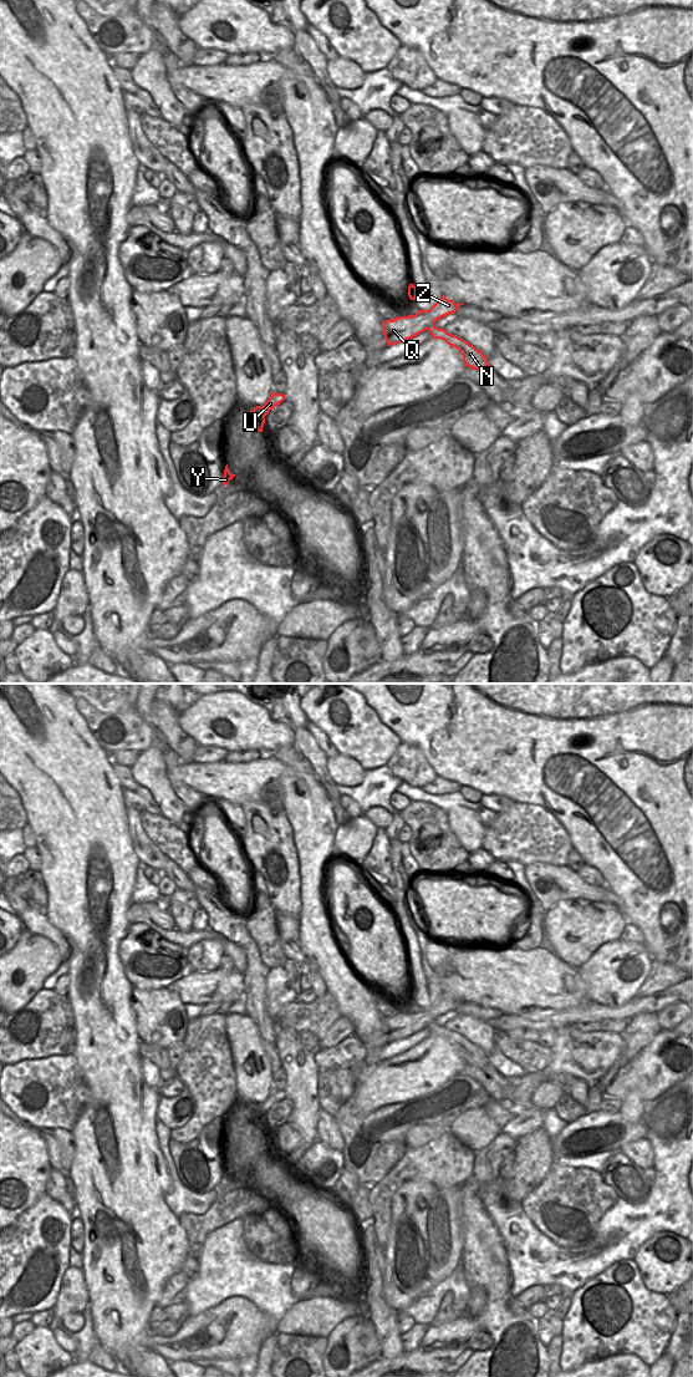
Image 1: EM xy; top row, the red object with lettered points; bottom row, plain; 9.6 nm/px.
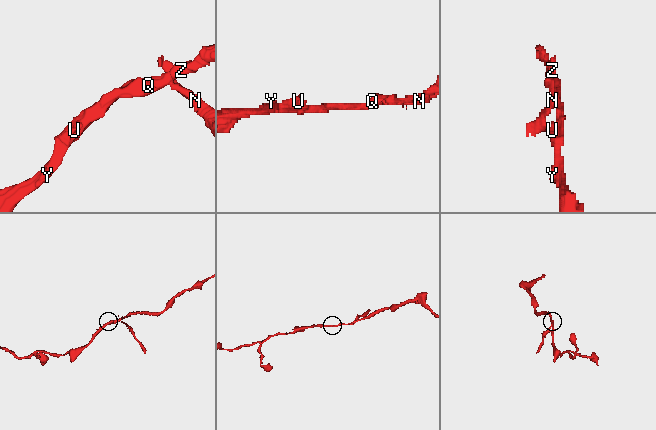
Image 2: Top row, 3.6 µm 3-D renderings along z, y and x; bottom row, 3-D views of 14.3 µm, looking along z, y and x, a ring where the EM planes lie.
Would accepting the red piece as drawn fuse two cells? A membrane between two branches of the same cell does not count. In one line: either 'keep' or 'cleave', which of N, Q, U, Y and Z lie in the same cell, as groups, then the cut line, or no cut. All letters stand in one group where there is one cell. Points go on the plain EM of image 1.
cleave; groups N / Q U Y Z; cut xy (433, 1021), (427, 1026)

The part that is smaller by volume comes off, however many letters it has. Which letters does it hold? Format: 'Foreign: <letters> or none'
Foreign: N

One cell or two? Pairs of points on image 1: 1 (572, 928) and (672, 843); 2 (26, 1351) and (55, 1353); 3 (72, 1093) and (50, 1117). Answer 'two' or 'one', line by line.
1: two
2: one
3: one

